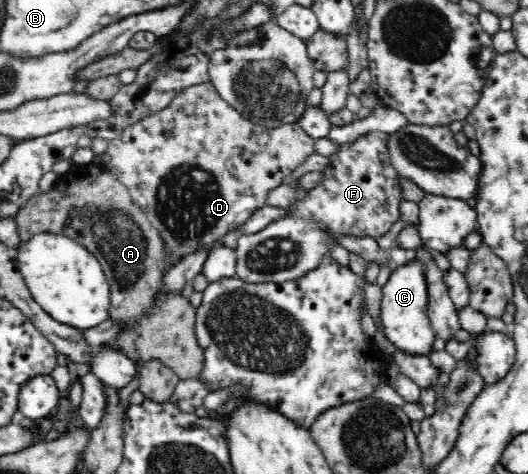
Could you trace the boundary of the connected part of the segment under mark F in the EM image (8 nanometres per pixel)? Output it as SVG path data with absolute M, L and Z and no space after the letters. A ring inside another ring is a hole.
M369 132L365 135L361 135L357 137L355 141L351 143L343 143L339 146L339 149L336 153L329 156L330 166L327 169L323 170L323 176L321 182L315 186L313 189L309 191L309 195L307 195L307 199L305 201L301 201L301 203L297 203L297 205L293 205L293 207L285 207L291 212L293 215L291 217L285 217L285 219L281 219L281 221L273 221L271 225L267 225L267 229L263 229L258 232L253 232L250 234L241 234L238 236L238 243L236 248L234 248L234 252L236 255L236 276L238 278L243 279L243 281L249 283L257 283L257 282L286 282L287 280L292 280L293 278L301 277L305 275L309 270L315 269L317 267L318 262L321 261L321 258L325 254L329 254L329 243L336 243L334 241L334 237L337 234L349 234L354 236L369 236L375 239L379 239L379 237L383 237L395 221L399 219L399 204L402 202L400 191L396 186L398 180L398 174L396 169L393 168L393 165L390 161L390 155L388 154L388 148L383 139L381 139L381 135L378 133Z

